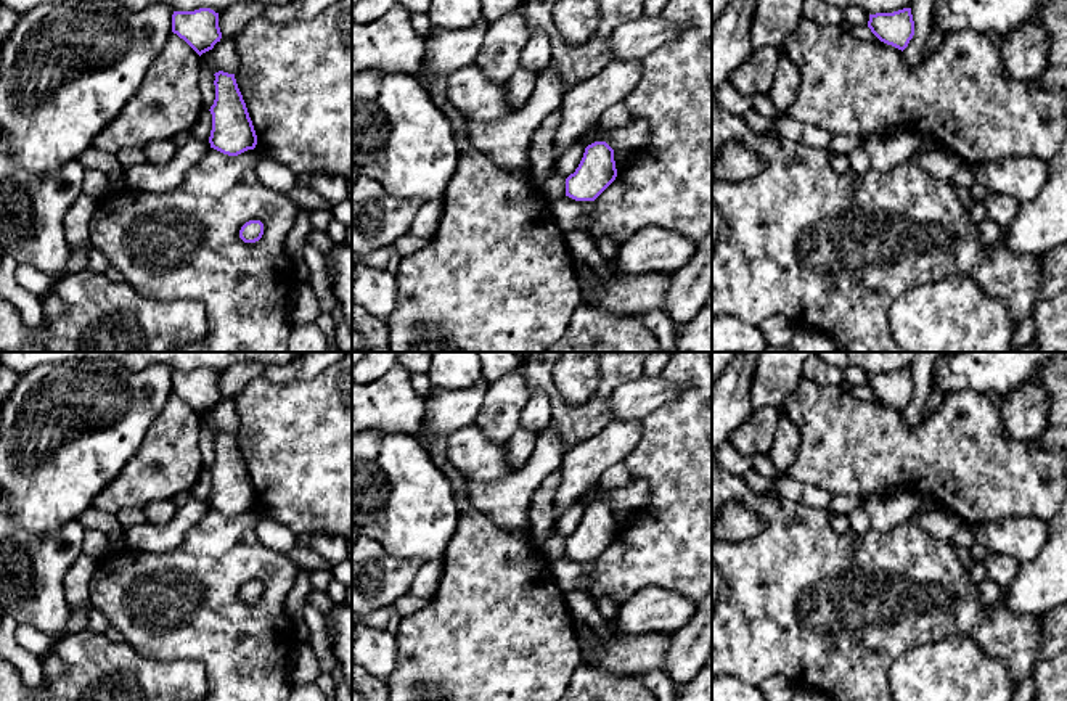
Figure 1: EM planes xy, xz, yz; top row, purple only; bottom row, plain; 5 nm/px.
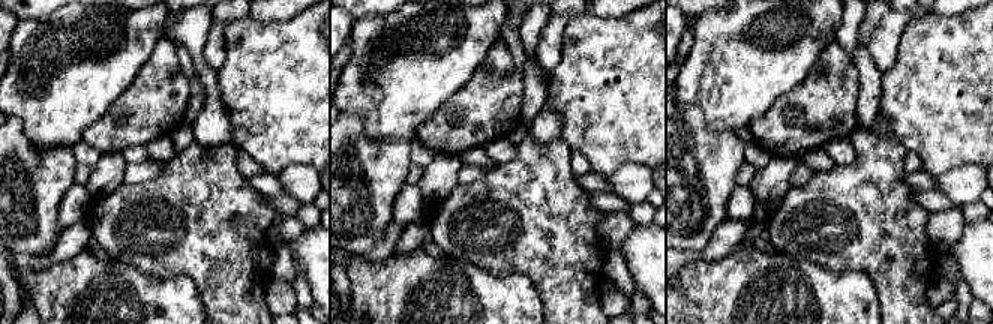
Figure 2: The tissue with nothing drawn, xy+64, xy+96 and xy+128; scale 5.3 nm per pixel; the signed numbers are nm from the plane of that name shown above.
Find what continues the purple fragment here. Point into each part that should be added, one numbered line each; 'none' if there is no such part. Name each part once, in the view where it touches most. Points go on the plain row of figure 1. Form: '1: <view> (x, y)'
none

